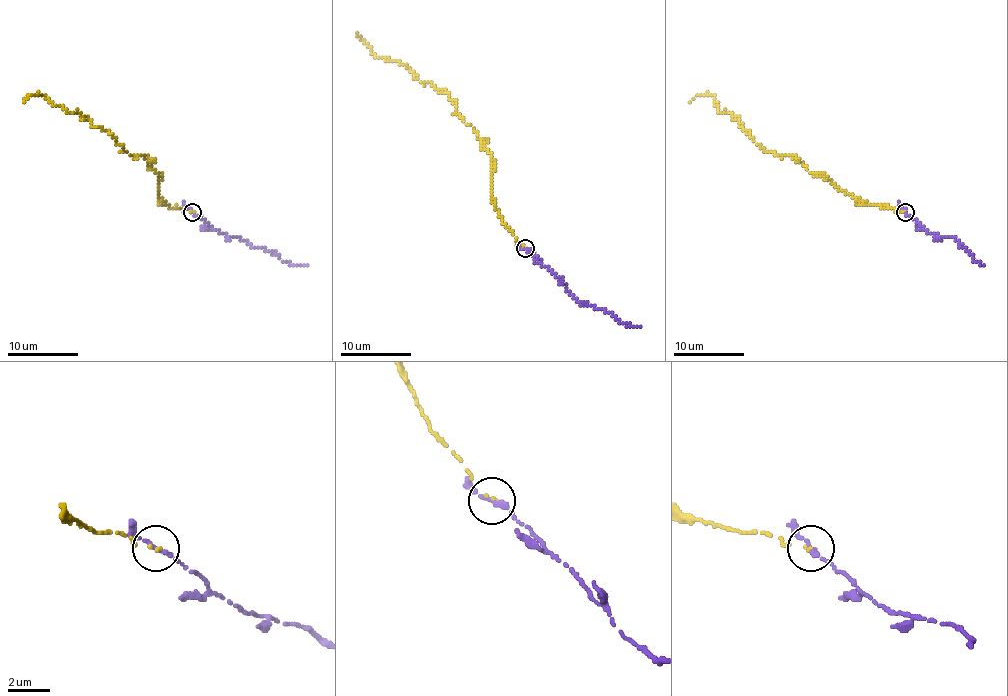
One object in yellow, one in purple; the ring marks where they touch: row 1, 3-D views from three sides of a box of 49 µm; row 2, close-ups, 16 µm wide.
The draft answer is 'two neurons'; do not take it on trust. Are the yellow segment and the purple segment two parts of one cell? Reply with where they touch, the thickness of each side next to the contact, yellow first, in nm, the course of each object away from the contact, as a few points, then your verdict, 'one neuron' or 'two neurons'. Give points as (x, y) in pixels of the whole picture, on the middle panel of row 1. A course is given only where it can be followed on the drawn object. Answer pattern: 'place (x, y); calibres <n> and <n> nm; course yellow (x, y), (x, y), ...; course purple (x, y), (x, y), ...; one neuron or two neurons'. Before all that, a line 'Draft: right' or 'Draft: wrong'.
Draft: wrong
place (525, 248); calibres 140 and 220 nm; course yellow (524, 248), (503, 223), (494, 200), (491, 154), (448, 94), (420, 81), (399, 62), (376, 57), (356, 32); course purple (524, 248), (538, 258), (570, 295), (597, 309), (607, 311), (618, 320), (641, 327); one neuron

